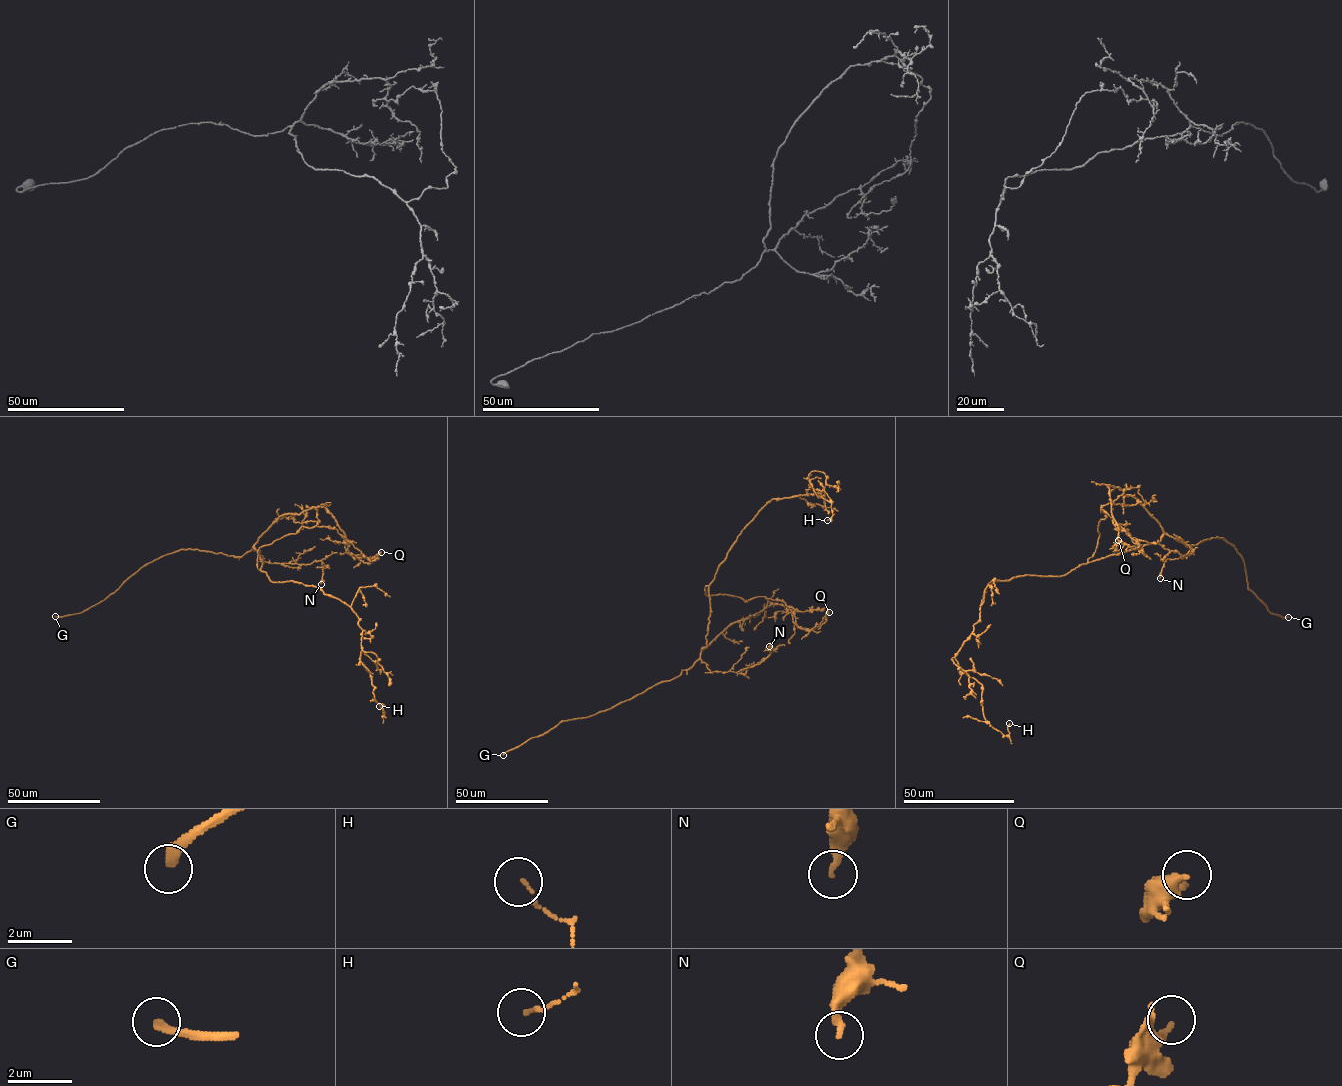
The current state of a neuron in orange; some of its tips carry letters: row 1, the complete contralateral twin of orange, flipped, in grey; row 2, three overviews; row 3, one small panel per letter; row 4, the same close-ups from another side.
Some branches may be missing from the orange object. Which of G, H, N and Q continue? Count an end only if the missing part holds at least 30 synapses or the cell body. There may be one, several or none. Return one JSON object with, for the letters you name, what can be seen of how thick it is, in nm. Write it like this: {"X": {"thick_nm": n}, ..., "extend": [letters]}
{"G": {"thick_nm": 280}, "extend": ["G"]}

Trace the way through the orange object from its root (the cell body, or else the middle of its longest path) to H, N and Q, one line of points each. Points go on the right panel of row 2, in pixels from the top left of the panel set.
H: (1101, 558), (984, 590), (955, 659), (982, 685), (985, 719), (1004, 735), (1009, 723)
N: (1101, 558), (1157, 543), (1165, 534), (1183, 540), (1191, 547), (1190, 554), (1171, 551), (1164, 557), (1160, 578)
Q: (1101, 558), (1088, 562), (1099, 535), (1099, 522), (1105, 518), (1101, 510), (1140, 547), (1133, 549), (1118, 540)

